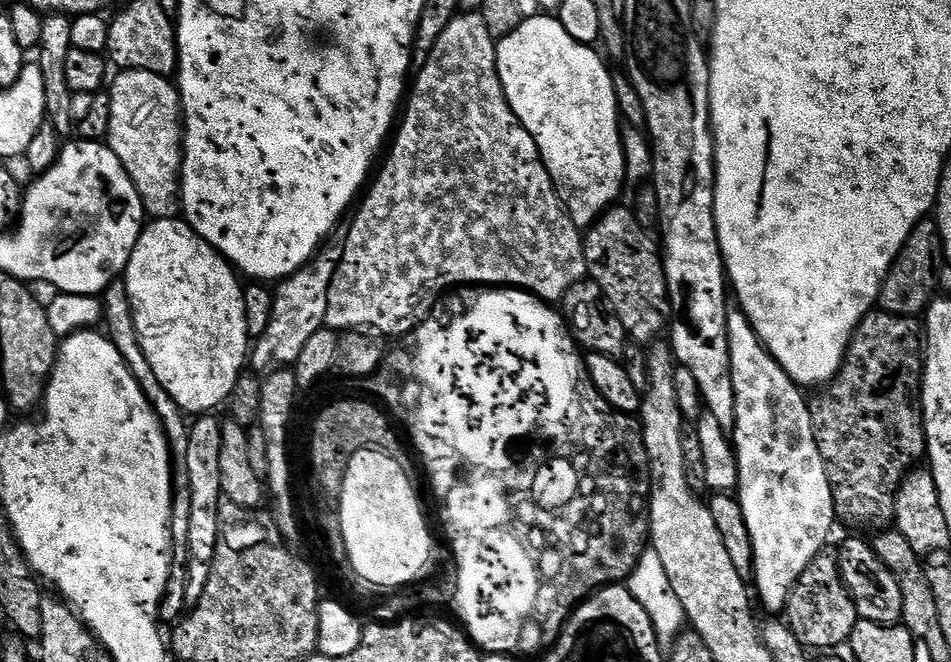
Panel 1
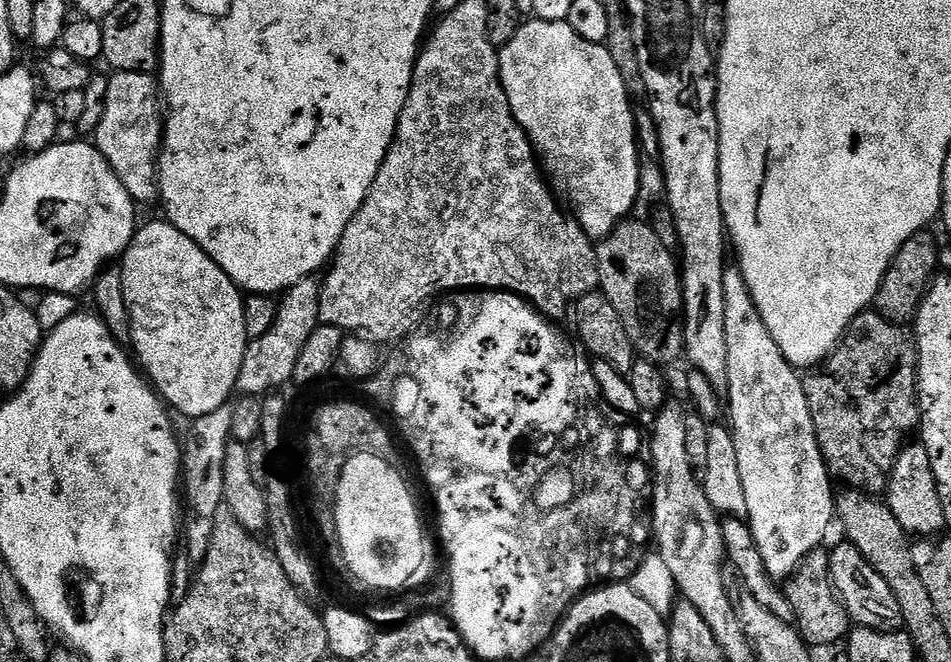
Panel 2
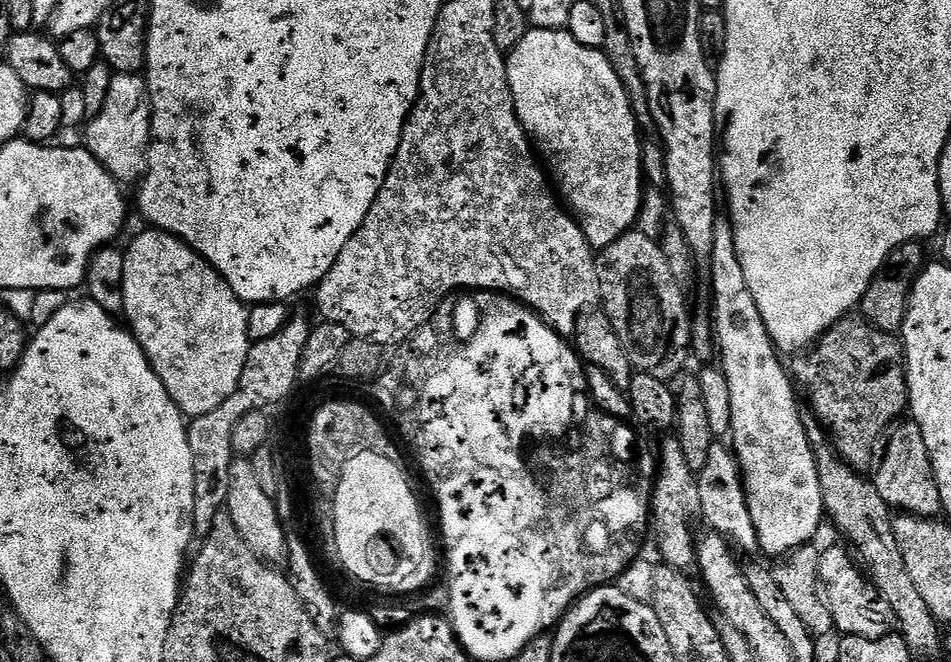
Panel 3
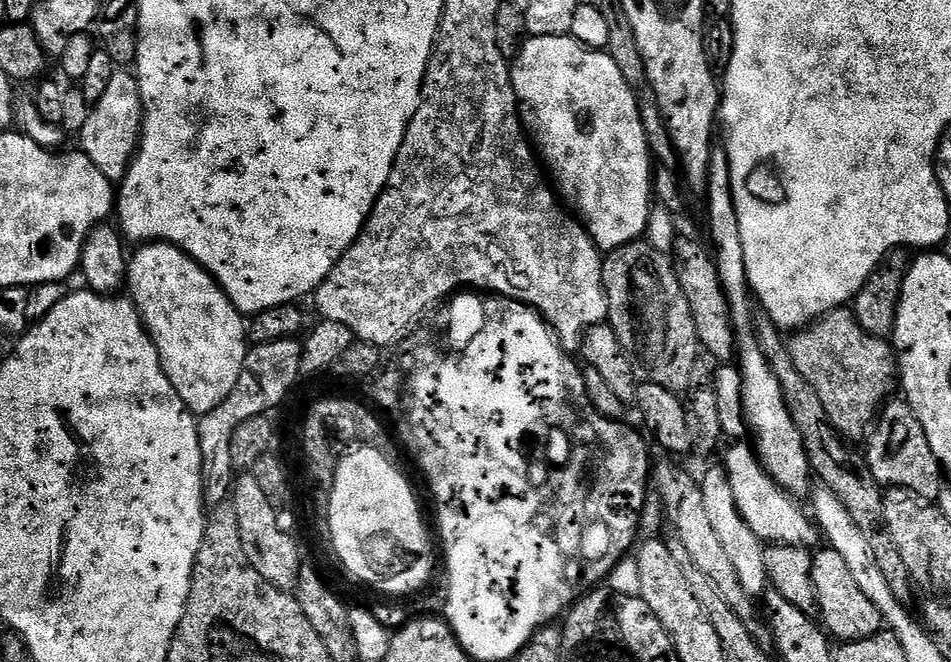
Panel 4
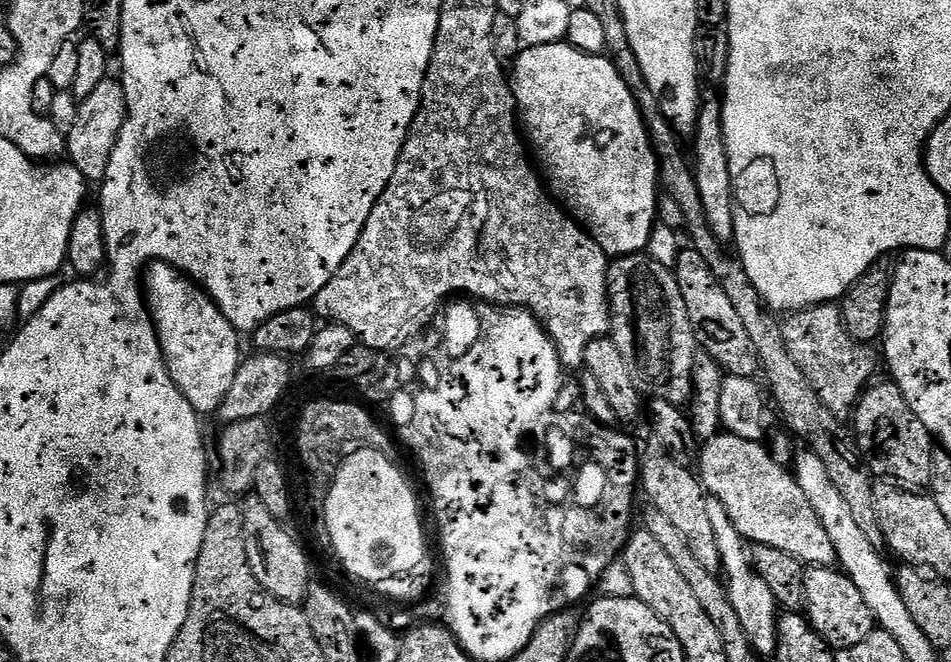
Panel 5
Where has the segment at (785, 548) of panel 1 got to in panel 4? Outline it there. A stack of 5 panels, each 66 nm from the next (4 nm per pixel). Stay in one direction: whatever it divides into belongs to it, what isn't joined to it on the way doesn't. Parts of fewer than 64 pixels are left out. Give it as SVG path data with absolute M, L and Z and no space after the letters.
M720 146L713 147L712 150L708 166L707 196L708 232L712 235L710 244L714 249L720 289L723 290L724 298L728 301L732 330L736 334L738 367L744 379L742 382L744 418L748 421L750 436L756 439L754 451L760 458L760 465L768 473L769 480L777 488L787 492L793 498L807 497L814 484L814 473L808 461L806 446L802 442L802 434L798 434L798 426L794 426L794 418L790 418L790 410L784 401L782 386L770 370L766 362L766 354L762 354L762 346L758 346L756 341L756 321L754 311L752 312L753 301L750 297L746 274L746 256L742 254L742 232L738 230L738 216L732 198L730 162L728 153Z

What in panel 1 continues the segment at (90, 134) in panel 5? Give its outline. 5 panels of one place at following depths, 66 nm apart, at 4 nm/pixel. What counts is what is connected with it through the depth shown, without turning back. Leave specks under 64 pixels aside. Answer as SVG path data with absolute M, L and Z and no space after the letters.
M120 70L110 80L110 130L106 141L118 154L118 162L130 174L142 198L145 213L152 220L170 219L181 211L180 167L184 161L184 125L180 111L180 93L167 76L150 74L146 70Z

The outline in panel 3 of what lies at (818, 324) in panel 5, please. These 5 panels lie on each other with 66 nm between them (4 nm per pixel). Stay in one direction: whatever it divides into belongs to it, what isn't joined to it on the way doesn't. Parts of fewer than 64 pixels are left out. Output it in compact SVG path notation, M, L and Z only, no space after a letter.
M849 314L793 360L796 361L792 368L790 364L791 375L803 395L805 392L812 399L811 411L839 456L861 474L875 469L886 433L909 411L903 343L895 335L869 324L862 315Z

